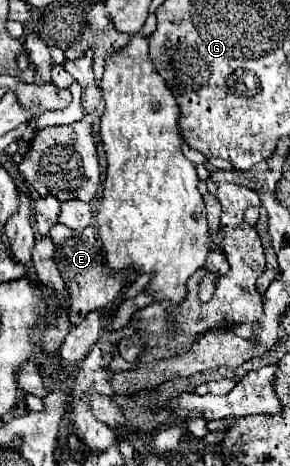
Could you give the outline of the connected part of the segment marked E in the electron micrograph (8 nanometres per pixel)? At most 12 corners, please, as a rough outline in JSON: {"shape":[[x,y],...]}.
{"shape":[[56,224],[56,266],[72,296],[70,320],[112,304],[128,286],[106,266],[92,226]]}

